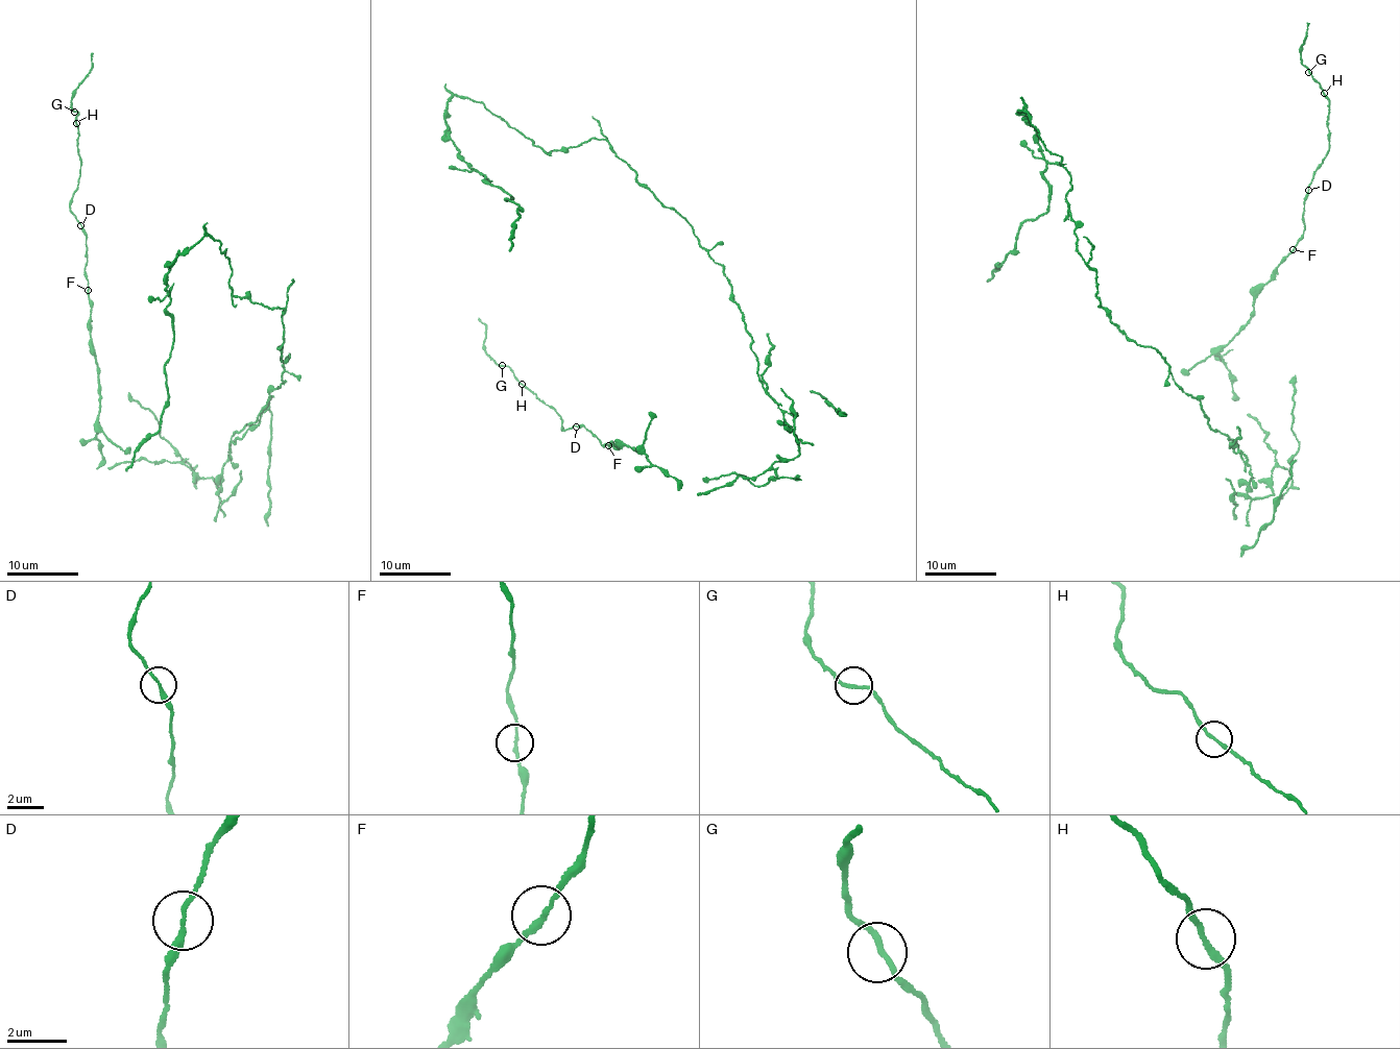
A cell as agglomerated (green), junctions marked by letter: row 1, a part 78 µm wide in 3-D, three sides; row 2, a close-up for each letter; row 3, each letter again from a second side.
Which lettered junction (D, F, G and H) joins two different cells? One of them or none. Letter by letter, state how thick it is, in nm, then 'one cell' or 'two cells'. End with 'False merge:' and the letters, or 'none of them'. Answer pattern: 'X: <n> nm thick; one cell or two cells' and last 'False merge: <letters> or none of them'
D: 180 nm thick; one cell
F: 170 nm thick; two cells
G: 170 nm thick; one cell
H: 170 nm thick; one cell
False merge: F

